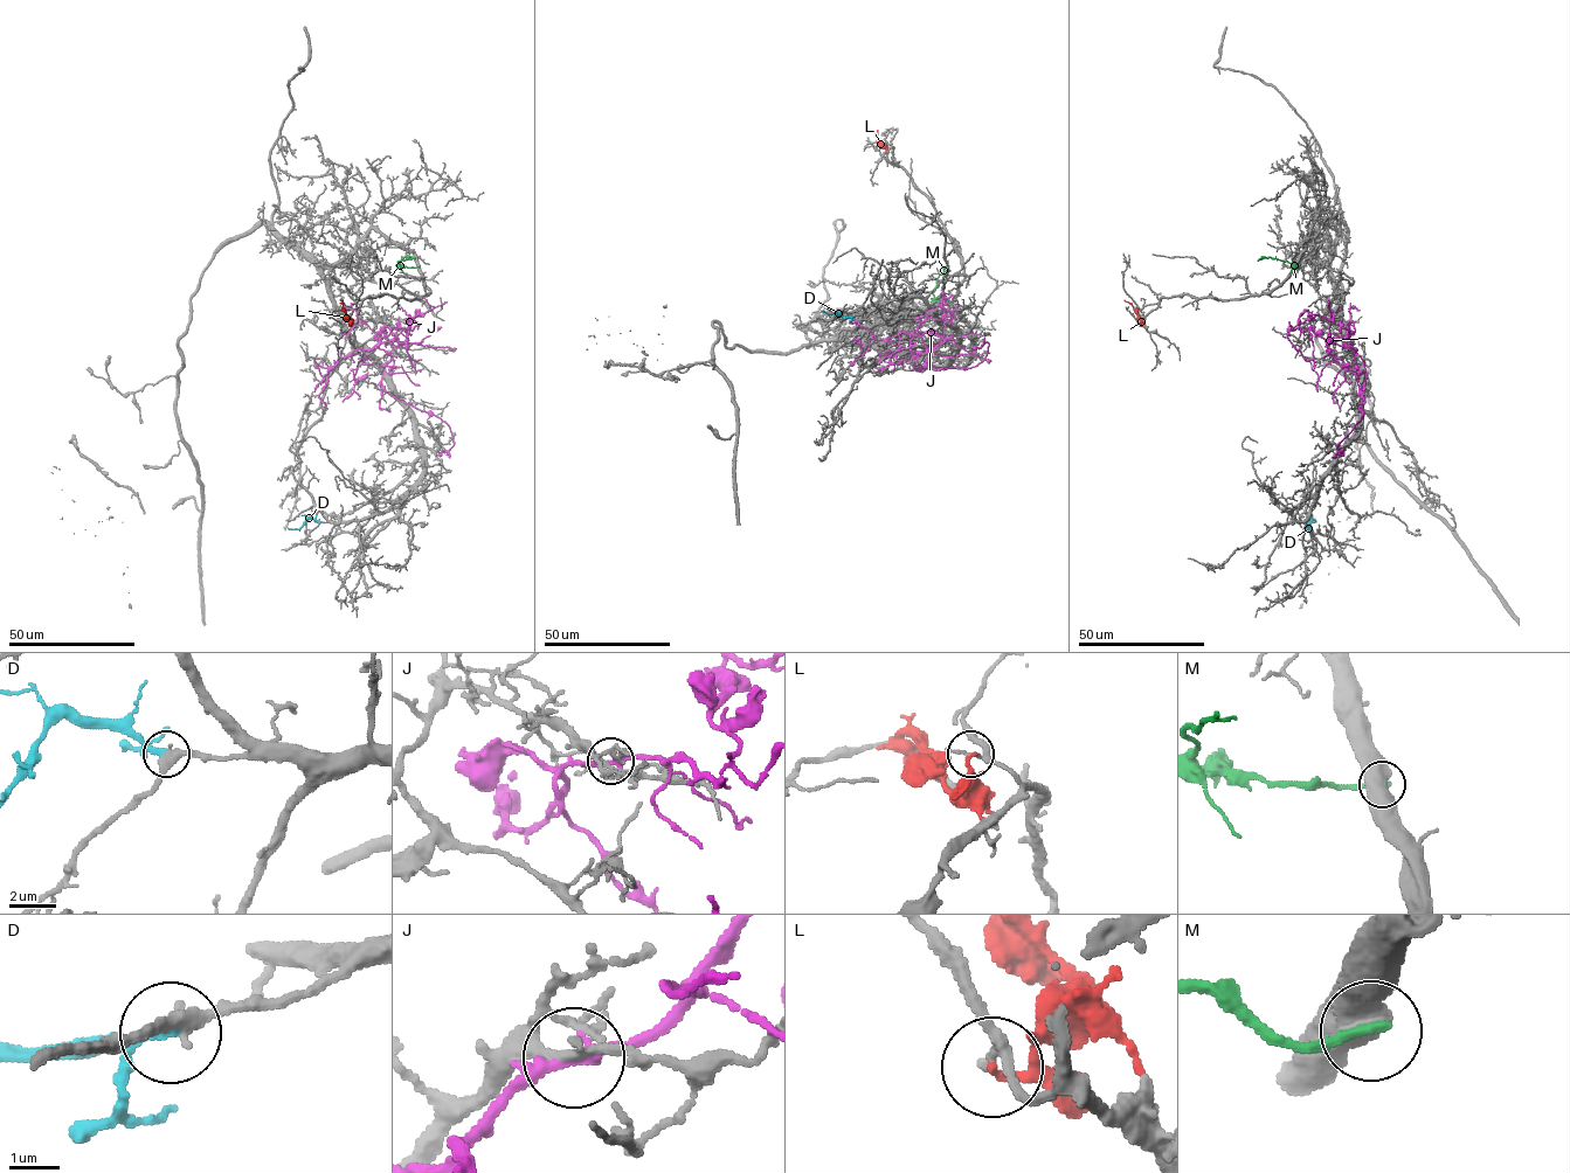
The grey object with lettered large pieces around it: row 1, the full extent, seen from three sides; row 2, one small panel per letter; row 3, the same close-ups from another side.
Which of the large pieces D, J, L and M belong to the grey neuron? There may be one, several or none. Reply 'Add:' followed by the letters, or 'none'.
Add: D

